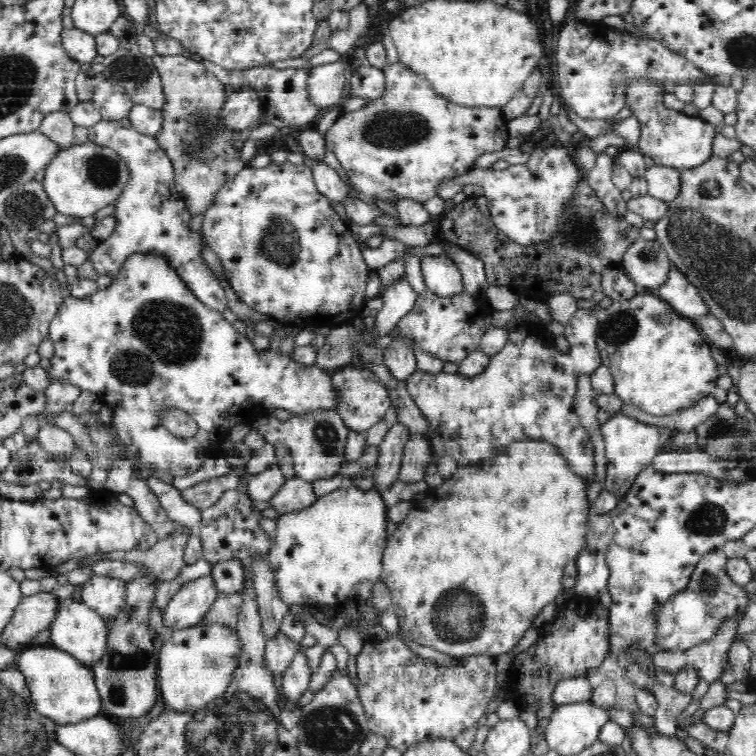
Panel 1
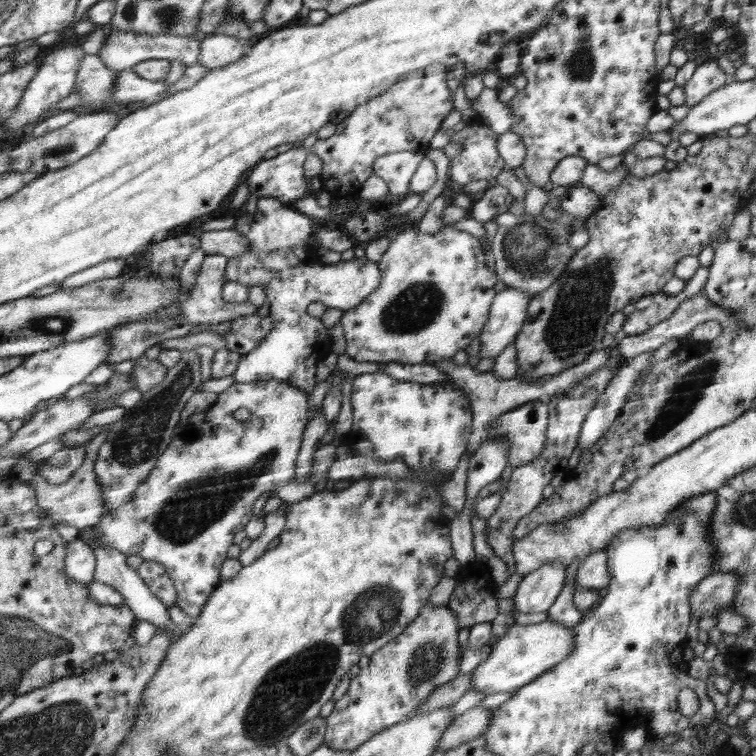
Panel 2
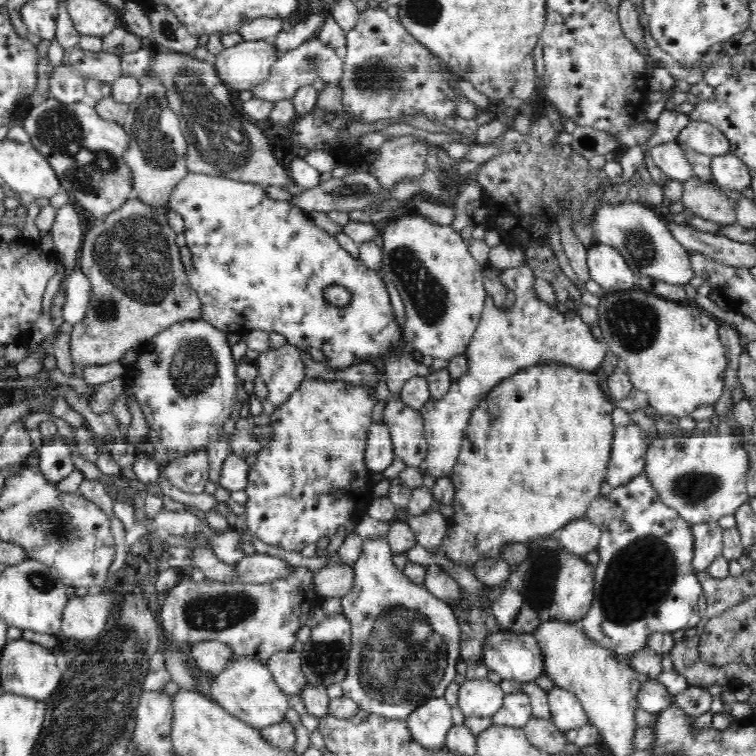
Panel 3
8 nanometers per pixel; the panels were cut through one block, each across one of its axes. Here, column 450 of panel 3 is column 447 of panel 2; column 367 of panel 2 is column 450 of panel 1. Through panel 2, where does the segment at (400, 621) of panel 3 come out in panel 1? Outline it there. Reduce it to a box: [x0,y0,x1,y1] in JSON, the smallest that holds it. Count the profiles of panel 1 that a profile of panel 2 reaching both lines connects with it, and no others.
[356,630,499,753]

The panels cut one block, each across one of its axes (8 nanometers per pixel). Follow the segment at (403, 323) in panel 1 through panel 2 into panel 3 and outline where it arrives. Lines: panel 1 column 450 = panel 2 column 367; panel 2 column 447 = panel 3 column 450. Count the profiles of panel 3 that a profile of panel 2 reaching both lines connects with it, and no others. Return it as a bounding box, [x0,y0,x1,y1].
[380,213,487,360]

